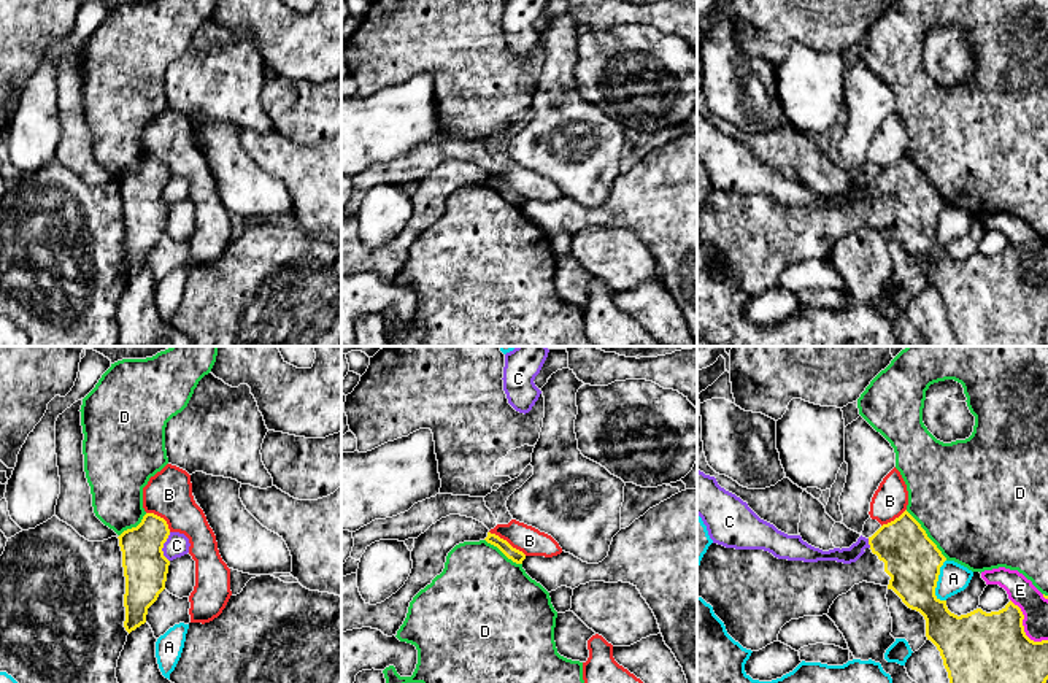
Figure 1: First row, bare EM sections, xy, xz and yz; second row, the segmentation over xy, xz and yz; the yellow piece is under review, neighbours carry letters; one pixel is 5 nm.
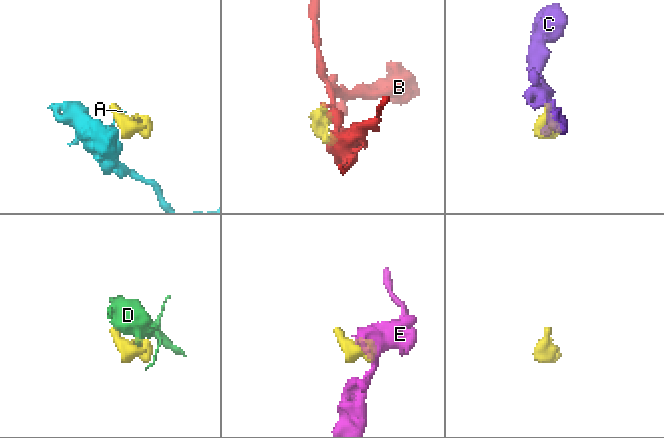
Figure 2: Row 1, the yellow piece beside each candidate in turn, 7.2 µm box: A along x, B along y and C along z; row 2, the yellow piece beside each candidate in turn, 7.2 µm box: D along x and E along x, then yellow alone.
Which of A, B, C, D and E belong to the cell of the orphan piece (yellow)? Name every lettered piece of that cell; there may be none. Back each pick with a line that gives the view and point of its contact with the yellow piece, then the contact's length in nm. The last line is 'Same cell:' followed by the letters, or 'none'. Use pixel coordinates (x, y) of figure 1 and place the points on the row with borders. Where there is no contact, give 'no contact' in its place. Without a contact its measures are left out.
Same cell: none

